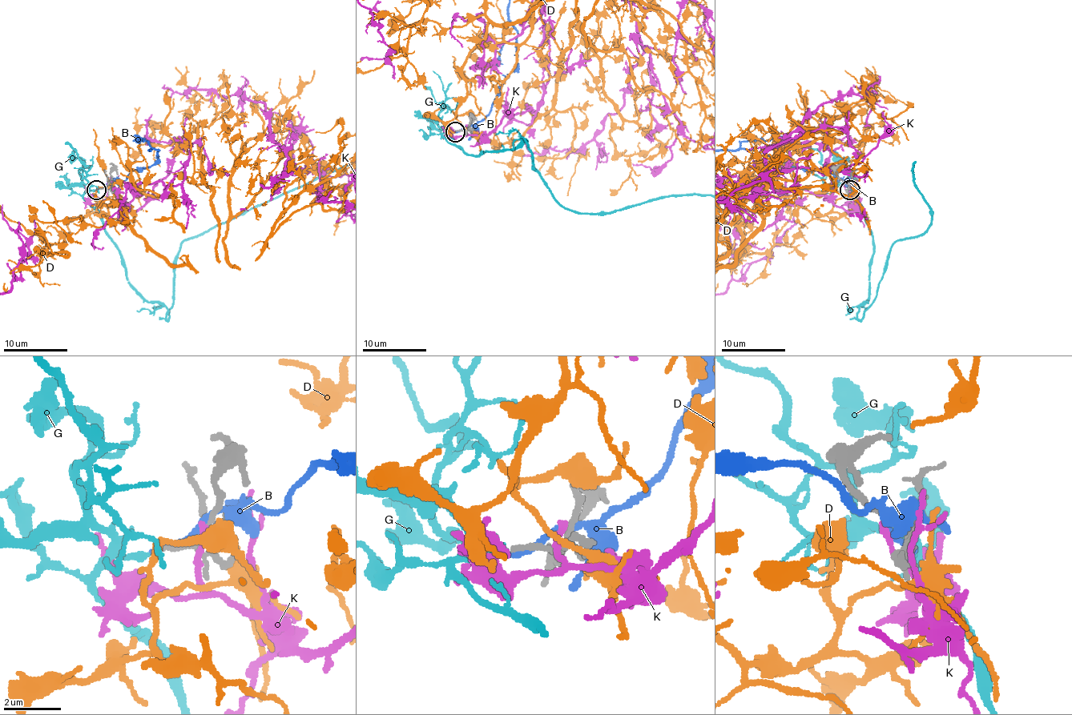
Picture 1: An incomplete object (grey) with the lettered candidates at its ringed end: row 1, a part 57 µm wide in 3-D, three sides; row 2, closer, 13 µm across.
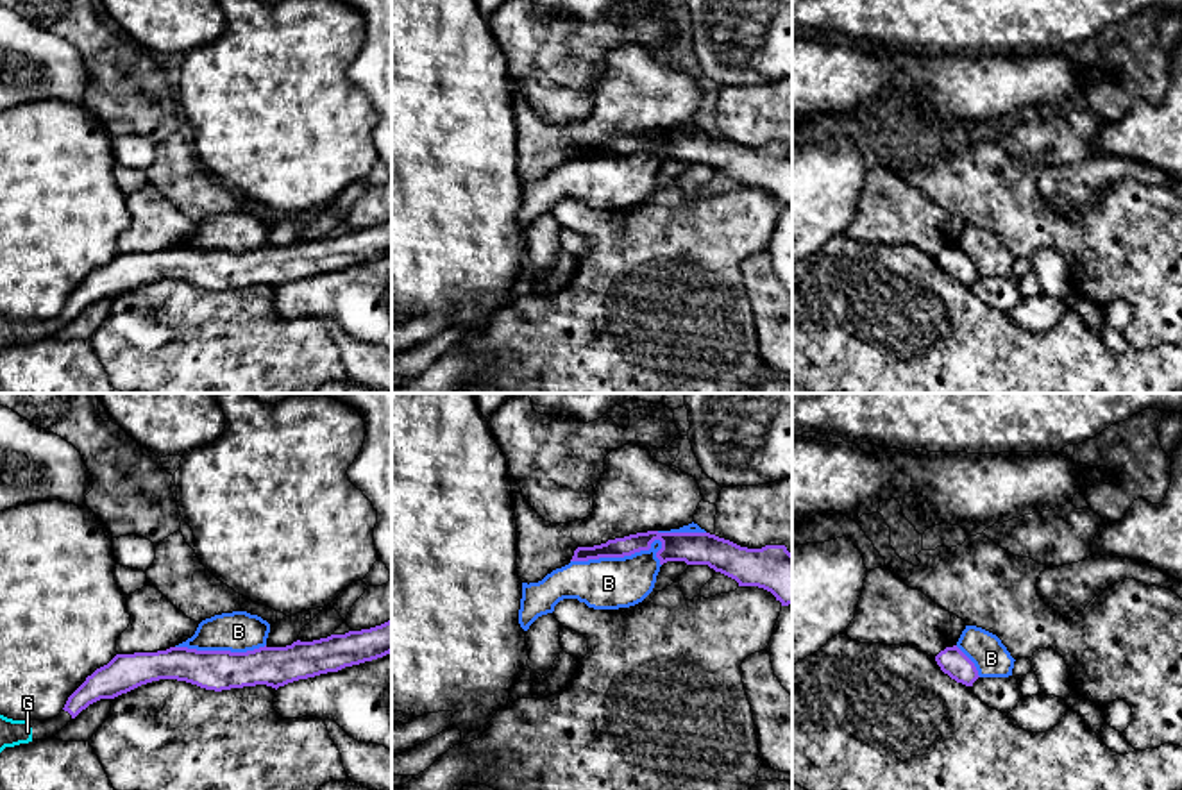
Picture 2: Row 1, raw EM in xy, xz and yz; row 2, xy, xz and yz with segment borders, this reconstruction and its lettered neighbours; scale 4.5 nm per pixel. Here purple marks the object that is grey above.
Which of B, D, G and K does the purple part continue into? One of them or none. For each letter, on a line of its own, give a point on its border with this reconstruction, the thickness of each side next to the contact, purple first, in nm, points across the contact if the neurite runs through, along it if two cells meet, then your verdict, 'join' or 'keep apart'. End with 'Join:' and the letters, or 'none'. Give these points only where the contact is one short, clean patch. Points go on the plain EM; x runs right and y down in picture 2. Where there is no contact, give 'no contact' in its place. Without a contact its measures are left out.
B: xz (617, 156) | 100/240 nm | keep apart
D: no contact | keep apart
G: no contact | join
K: no contact | keep apart
Join: G

